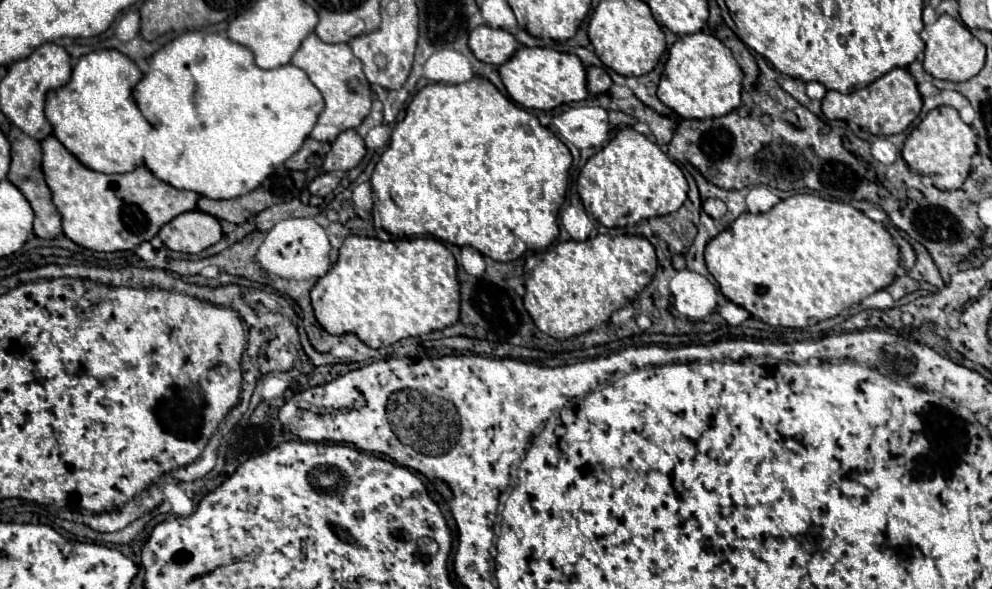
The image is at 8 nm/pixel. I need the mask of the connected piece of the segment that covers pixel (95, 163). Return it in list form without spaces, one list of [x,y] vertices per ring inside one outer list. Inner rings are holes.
[[[94,50],[78,60],[78,64],[72,68],[72,78],[68,84],[50,90],[46,96],[46,118],[54,128],[54,136],[64,144],[72,156],[76,156],[86,168],[104,172],[104,174],[120,174],[120,172],[132,172],[134,168],[144,164],[144,144],[146,144],[146,134],[152,130],[152,126],[144,120],[140,114],[134,98],[132,98],[132,88],[136,82],[142,78],[142,72],[138,66],[124,56],[118,50]]]

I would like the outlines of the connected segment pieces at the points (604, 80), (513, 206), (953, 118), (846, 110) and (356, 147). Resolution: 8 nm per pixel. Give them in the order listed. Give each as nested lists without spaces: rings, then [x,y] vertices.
[[[590,66],[586,70],[586,82],[588,82],[588,92],[592,96],[604,94],[610,88],[610,84],[612,84],[610,76],[606,74],[606,70],[604,68],[596,68],[596,66]]]
[[[474,76],[472,80],[468,80],[464,84],[428,84],[412,98],[412,102],[406,110],[406,118],[394,126],[390,146],[382,154],[380,162],[376,164],[376,168],[372,172],[370,184],[373,193],[373,224],[376,228],[383,229],[397,238],[413,238],[430,234],[438,240],[444,240],[444,242],[450,242],[456,246],[472,246],[480,254],[484,254],[492,260],[512,262],[528,250],[548,248],[558,238],[556,216],[558,216],[558,210],[566,196],[570,164],[572,164],[570,150],[548,128],[544,128],[534,114],[530,114],[524,108],[510,102],[490,80]]]
[[[950,106],[934,108],[926,118],[910,132],[904,142],[902,158],[918,174],[926,174],[940,190],[958,190],[970,174],[972,156],[976,154],[976,132],[962,122],[960,114]]]
[[[894,68],[888,74],[880,76],[866,88],[852,92],[852,94],[840,94],[836,90],[828,90],[822,100],[822,112],[830,120],[846,120],[854,122],[860,128],[872,132],[874,136],[890,136],[906,130],[912,120],[920,114],[922,108],[922,96],[916,88],[914,78],[906,72],[906,68]]]
[[[346,130],[338,134],[338,138],[332,142],[330,152],[324,158],[324,170],[350,170],[358,166],[358,162],[364,158],[366,146],[364,140],[356,134],[356,130]]]

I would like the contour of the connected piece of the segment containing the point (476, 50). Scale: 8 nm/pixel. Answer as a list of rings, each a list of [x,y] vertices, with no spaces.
[[[478,26],[470,32],[468,38],[468,46],[472,50],[472,54],[486,64],[494,64],[500,66],[504,64],[514,50],[520,46],[516,42],[516,38],[500,28],[490,28],[490,26]]]

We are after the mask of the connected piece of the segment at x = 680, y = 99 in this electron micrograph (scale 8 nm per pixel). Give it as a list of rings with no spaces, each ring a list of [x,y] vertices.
[[[694,32],[680,36],[668,50],[668,60],[658,84],[658,98],[682,118],[724,116],[740,106],[742,70],[728,46],[714,34]]]

